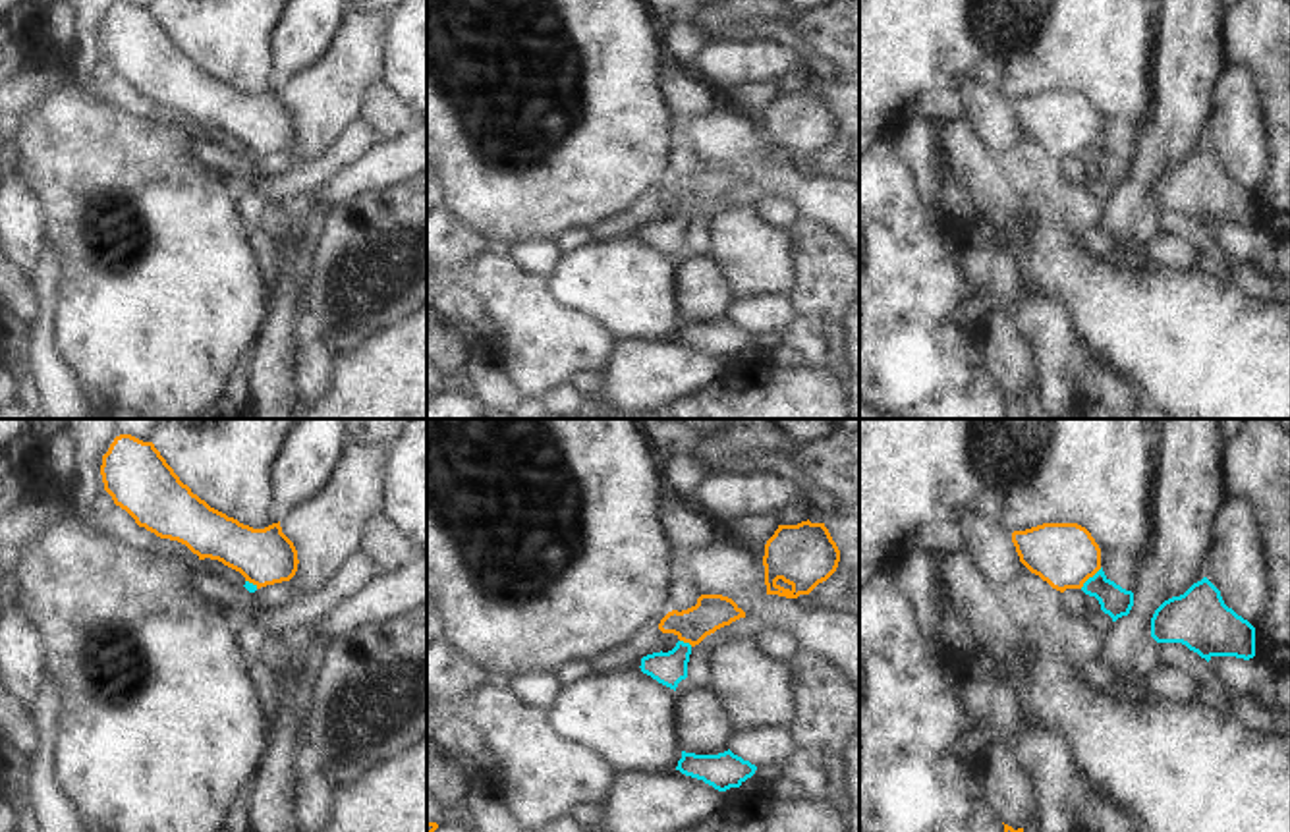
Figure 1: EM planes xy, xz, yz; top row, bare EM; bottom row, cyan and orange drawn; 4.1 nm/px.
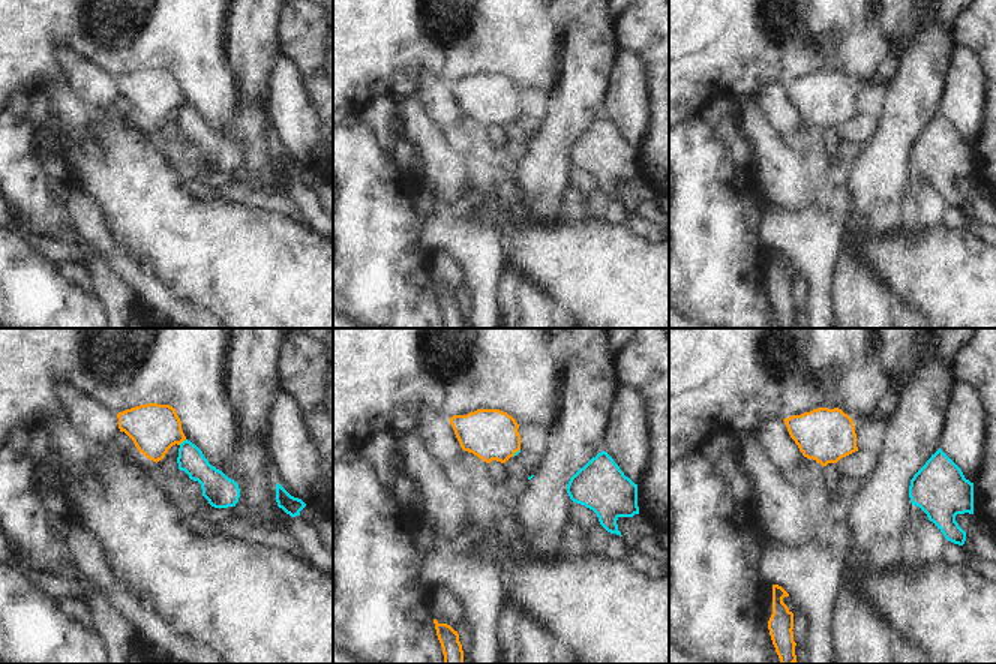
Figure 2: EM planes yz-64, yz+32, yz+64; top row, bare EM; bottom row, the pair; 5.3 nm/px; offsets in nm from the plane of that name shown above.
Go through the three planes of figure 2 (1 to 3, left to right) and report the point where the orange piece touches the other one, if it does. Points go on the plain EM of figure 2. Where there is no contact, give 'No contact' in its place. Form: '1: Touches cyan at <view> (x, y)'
1: Touches cyan at yz-64 (183, 105)
2: Touches cyan at yz+32 (515, 117)
3: No contact

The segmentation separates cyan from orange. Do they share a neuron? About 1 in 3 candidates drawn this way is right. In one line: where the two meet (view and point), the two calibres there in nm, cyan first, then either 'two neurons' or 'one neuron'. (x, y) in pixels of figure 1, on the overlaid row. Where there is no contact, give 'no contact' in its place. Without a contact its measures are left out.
contact yz (1090, 578); calibres 130 and 280 nm; two neurons

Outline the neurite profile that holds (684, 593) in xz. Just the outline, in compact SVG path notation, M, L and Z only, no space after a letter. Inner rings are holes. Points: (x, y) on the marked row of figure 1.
M674 552L670 558L670 608L678 612L687 610L697 604L699 596L701 591L689 573L684 552Z

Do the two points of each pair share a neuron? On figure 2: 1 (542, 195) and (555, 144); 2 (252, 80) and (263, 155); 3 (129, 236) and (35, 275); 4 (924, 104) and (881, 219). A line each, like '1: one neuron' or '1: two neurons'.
1: one neuron
2: two neurons
3: two neurons
4: one neuron

